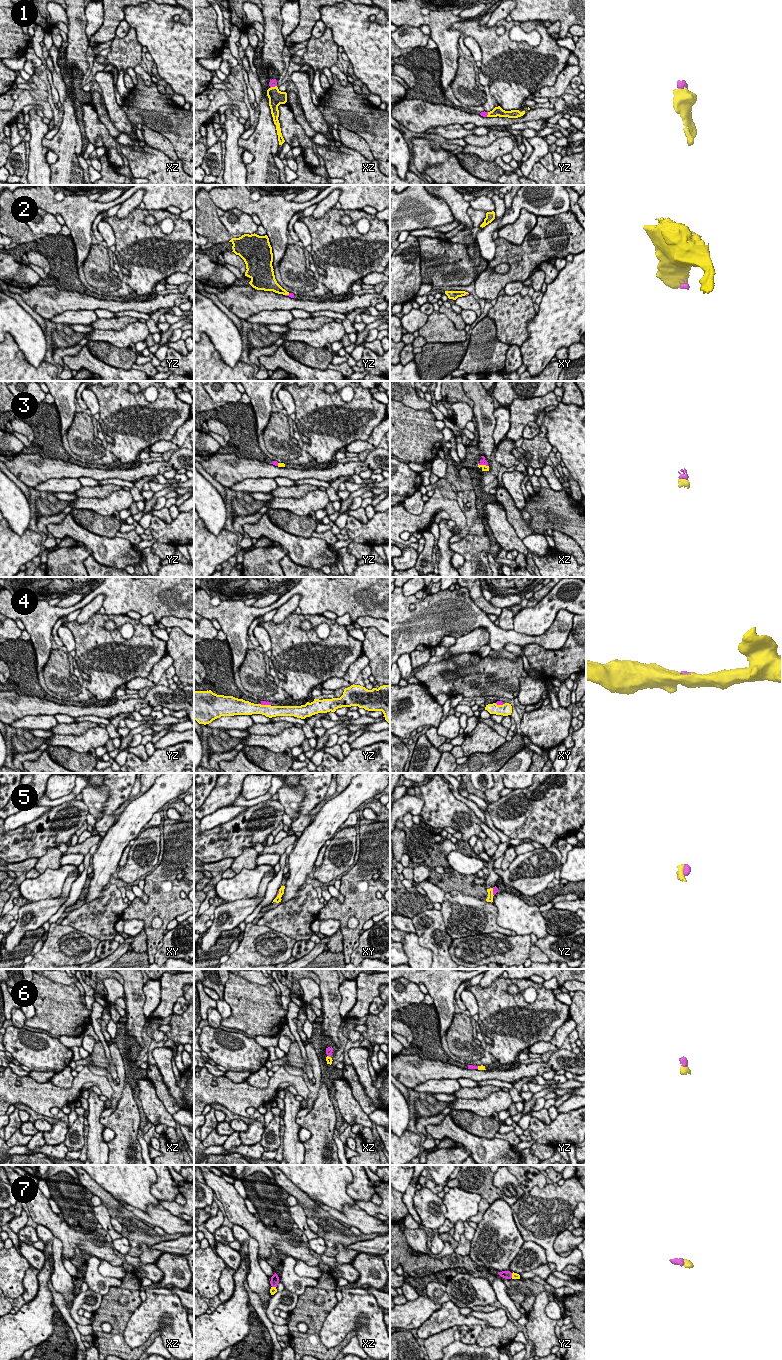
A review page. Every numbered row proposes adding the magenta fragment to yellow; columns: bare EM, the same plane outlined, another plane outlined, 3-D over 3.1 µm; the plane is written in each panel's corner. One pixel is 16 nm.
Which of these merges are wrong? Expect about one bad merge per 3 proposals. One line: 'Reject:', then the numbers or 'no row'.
Reject: 4

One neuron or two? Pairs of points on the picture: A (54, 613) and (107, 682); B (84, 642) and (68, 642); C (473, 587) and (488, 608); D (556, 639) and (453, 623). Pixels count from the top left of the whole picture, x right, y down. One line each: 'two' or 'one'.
A: two
B: two
C: one
D: one

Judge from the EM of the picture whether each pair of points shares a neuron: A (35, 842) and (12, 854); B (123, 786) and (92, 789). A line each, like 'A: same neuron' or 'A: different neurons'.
A: same neuron
B: different neurons

